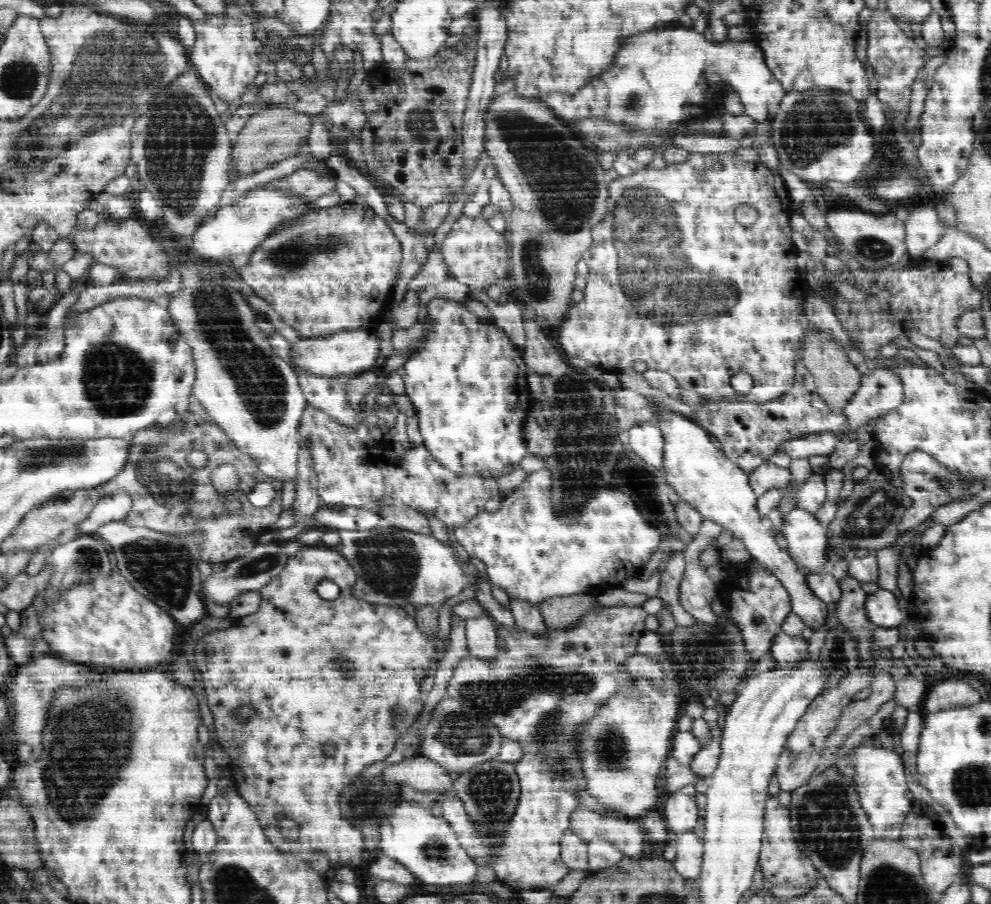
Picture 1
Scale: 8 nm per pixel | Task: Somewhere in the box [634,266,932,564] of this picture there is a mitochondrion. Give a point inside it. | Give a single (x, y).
(872, 514)

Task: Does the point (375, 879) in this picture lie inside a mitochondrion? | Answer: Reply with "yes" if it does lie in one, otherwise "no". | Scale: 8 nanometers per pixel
no

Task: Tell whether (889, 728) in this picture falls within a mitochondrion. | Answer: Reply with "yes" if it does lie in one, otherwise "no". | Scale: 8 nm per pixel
no

